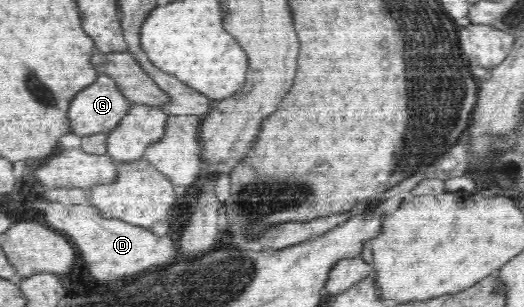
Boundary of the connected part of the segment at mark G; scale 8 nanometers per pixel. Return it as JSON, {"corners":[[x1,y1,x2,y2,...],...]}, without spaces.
{"corners":[[99,74,94,83,79,91,70,101,67,118,69,121,69,132,83,138,97,133,111,132,127,114,131,103,119,90,117,83,109,76]]}

